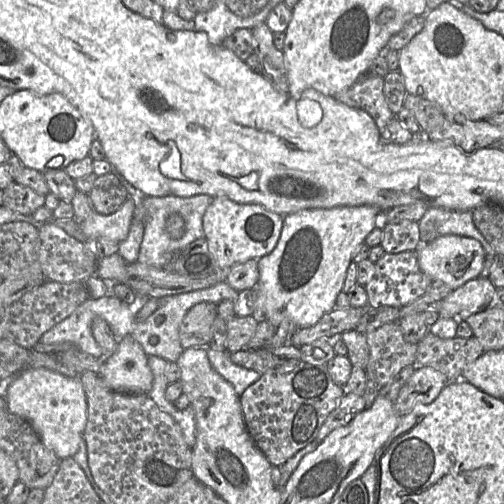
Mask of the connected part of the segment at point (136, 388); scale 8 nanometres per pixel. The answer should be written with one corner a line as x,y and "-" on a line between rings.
130,336
119,340
115,352
104,358
99,376
117,392
149,394
153,386
153,373
148,355

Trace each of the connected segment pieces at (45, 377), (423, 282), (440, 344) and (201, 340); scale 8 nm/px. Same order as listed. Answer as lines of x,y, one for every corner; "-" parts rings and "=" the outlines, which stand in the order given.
46,368
25,370
8,387
6,409
28,421
43,445
59,459
73,457
84,440
88,405
79,377
67,377
=
417,250
397,254
385,253
375,263
374,275
365,285
367,306
372,309
381,306
400,309
426,294
431,281
419,266
=
428,332
417,345
415,361
417,367
429,366
440,371
450,382
460,380
464,368
483,353
484,348
475,336
442,339
=
201,302
191,307
179,327
179,338
184,349
207,346
212,337
212,326
217,317
217,305

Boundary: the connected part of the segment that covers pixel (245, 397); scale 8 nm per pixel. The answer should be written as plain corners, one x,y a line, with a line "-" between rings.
301,363
290,373
281,373
276,368
263,373
240,396
240,403
246,427
257,447
273,466
282,466
299,450
316,439
322,425
345,394
345,388
336,384
326,364

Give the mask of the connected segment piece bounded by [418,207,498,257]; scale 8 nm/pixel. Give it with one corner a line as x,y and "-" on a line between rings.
430,207
418,224
421,244
429,243
440,236
458,235
479,241
488,257
498,256
474,225
471,211

